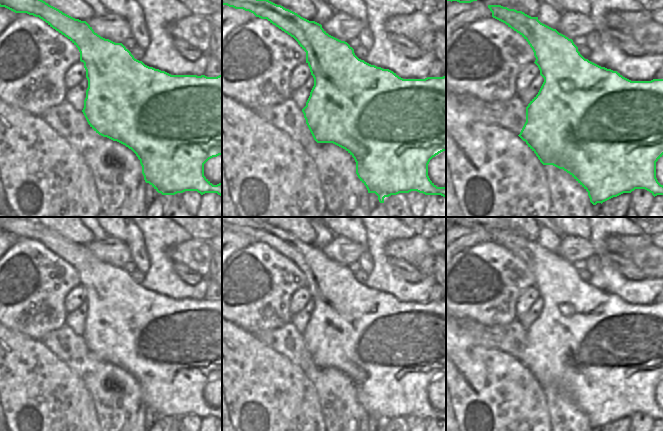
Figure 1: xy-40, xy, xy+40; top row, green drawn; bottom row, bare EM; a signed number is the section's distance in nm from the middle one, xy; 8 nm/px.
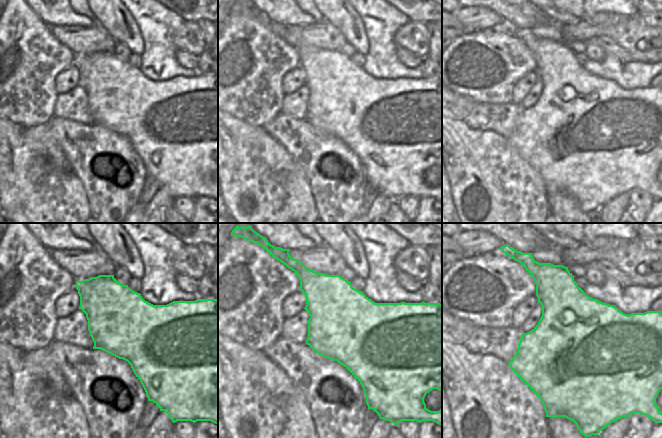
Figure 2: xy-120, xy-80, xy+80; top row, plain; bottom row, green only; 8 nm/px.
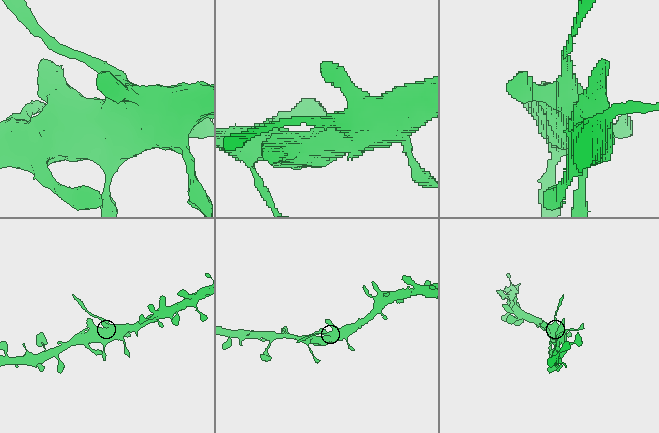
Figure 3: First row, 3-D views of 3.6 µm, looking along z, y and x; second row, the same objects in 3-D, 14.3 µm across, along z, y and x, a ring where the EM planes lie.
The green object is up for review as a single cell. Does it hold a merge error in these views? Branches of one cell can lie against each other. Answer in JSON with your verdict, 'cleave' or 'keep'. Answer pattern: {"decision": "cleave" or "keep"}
{"decision": "cleave"}

